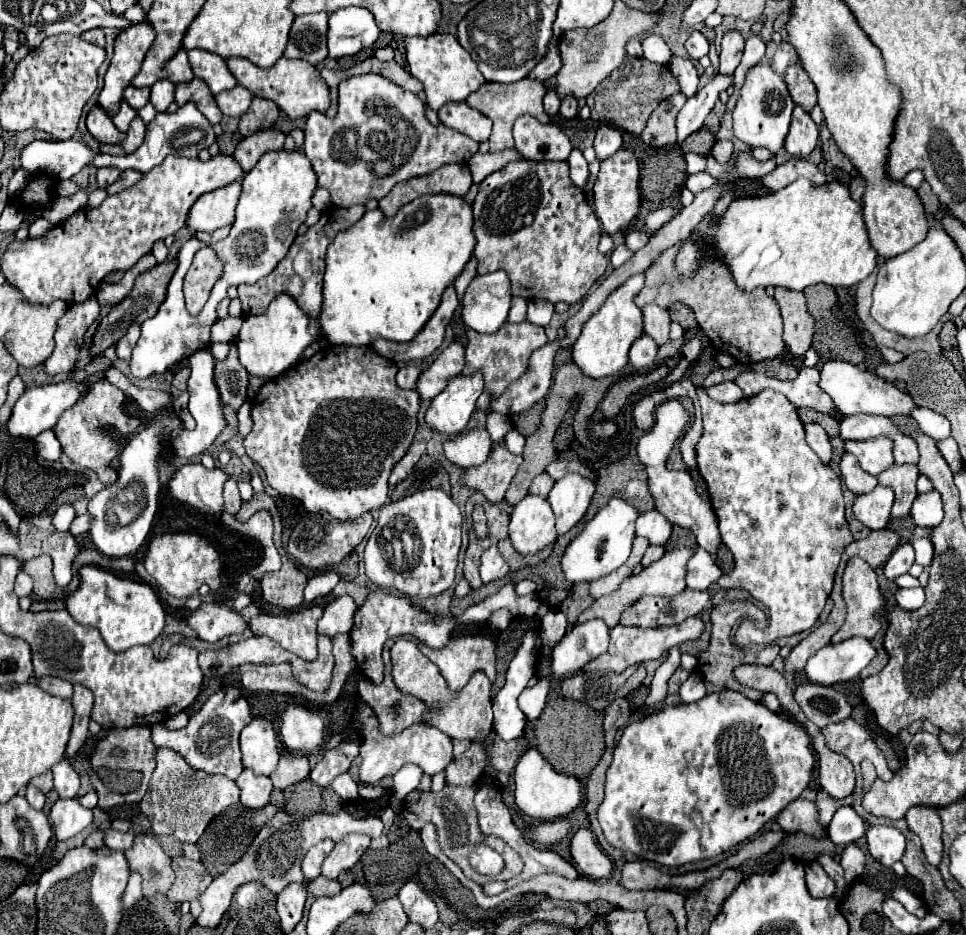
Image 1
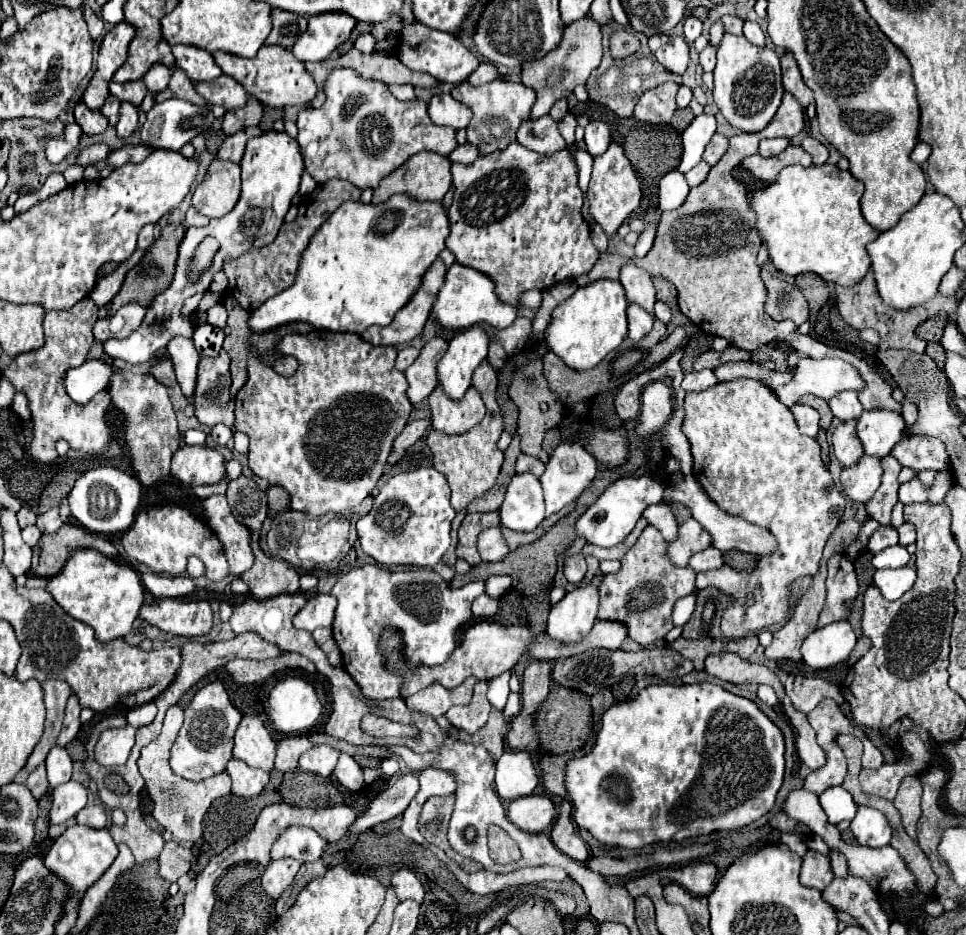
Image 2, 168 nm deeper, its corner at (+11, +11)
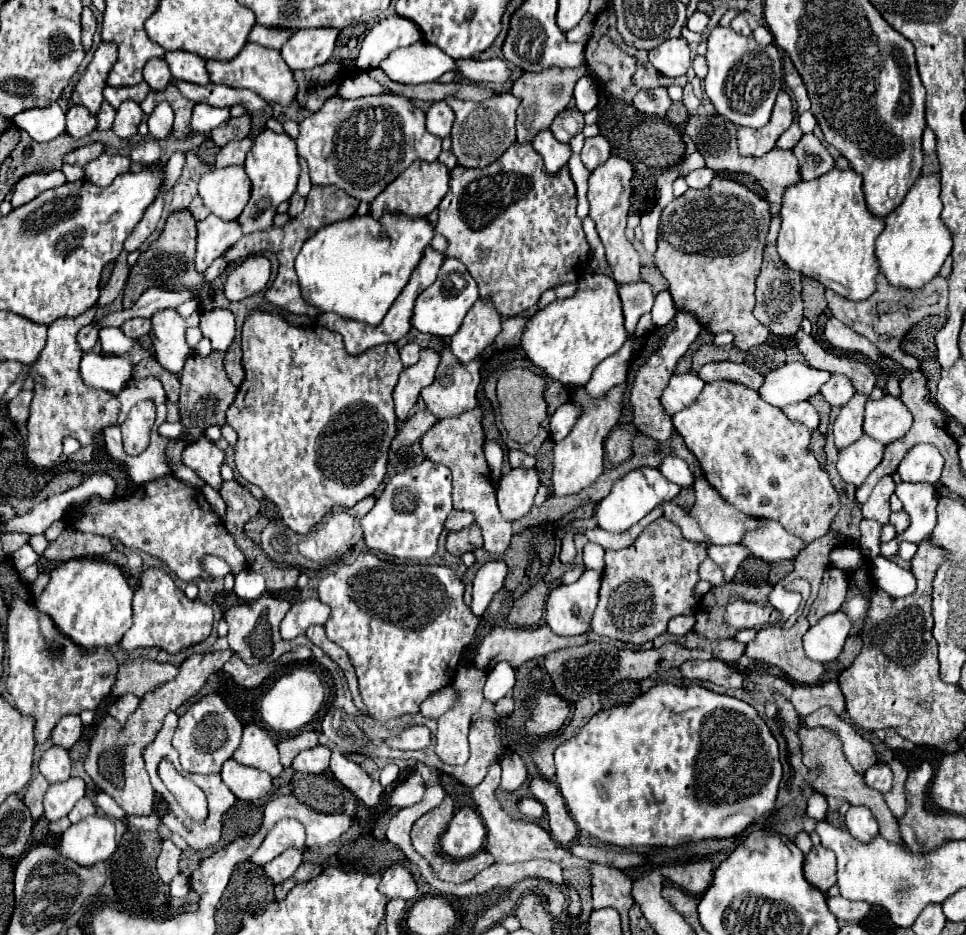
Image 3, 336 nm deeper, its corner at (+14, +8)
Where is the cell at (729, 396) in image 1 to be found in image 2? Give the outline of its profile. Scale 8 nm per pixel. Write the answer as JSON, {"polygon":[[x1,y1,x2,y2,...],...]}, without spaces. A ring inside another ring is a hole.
{"polygon":[[703,369,703,371,691,371,685,375,683,379,683,389,685,391,705,391,713,385,717,385,717,377,711,369]]}

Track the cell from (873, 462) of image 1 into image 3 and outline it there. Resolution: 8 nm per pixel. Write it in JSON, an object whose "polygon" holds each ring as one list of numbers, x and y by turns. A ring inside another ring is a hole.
{"polygon":[[884,394,880,400,866,402,864,432,882,444,902,438,912,424,912,414,898,396]]}

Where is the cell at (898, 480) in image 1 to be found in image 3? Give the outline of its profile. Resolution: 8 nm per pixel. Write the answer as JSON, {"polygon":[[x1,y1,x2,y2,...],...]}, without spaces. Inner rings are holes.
{"polygon":[[884,476,872,490,866,504,862,504,864,518,872,518,880,524,888,524,888,516,890,516,890,502,888,500,892,494,894,494,894,482,890,476]]}

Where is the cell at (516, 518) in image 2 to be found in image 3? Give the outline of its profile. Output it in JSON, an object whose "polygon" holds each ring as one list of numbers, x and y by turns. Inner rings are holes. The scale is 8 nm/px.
{"polygon":[[512,468,506,476,502,476,496,496,498,508,506,520,520,520,534,504,534,496,538,490,538,472,536,468]]}

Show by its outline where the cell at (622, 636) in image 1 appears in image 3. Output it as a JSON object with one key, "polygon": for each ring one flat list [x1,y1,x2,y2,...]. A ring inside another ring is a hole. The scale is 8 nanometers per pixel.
{"polygon":[[538,626,538,628,494,628,486,638,484,642,478,644,476,652,474,652,474,660,472,664,478,668,478,670,492,670,498,662,506,660,512,668,518,668,522,666,526,660,532,660,532,658,540,658,540,656,546,656,554,650,560,650,560,648,566,648,566,646,580,646,580,644,586,644,586,636,558,636,554,634,548,626]]}

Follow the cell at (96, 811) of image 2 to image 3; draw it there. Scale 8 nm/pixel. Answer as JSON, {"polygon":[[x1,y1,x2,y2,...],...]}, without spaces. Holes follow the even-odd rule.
{"polygon":[[84,796,84,798,80,798,80,802,72,808,72,812,68,814,68,818,70,818,70,822,78,822,78,820,82,820,82,818,94,814,94,812,96,812,96,804,94,804,88,796]]}

